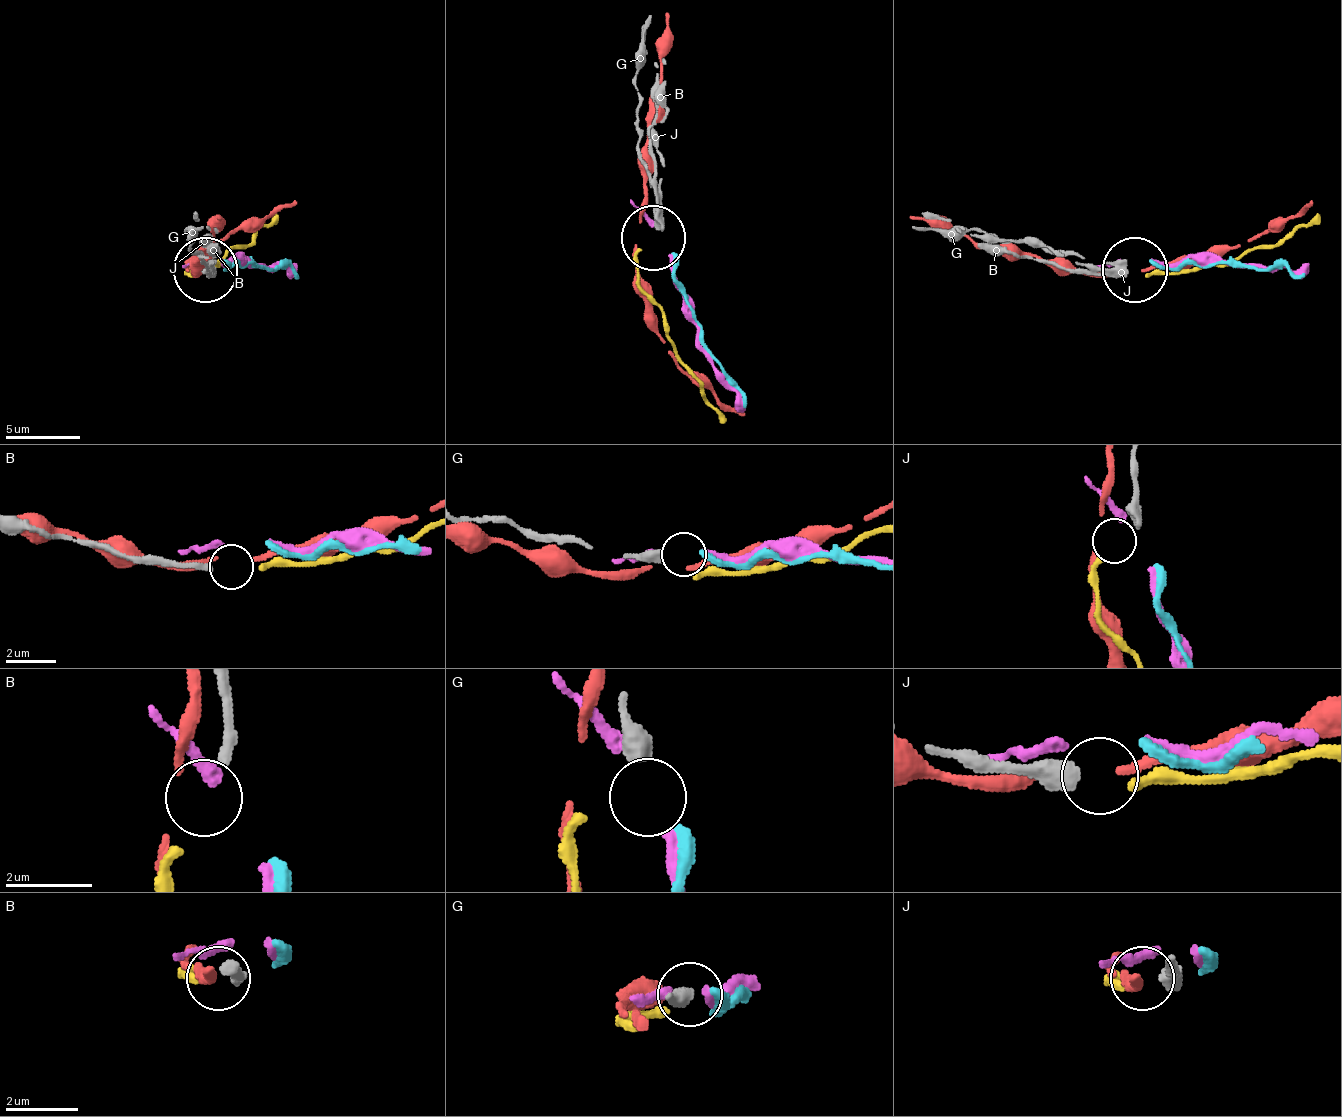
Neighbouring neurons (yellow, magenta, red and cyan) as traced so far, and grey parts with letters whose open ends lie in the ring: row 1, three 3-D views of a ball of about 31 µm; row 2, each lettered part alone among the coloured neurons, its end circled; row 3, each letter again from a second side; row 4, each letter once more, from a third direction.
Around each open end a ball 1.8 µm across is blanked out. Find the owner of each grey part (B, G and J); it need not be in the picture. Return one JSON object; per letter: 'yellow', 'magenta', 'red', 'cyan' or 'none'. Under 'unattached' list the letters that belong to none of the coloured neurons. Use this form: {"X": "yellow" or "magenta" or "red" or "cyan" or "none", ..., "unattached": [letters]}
{"B": "none", "G": "cyan", "J": "yellow", "unattached": ["B"]}

